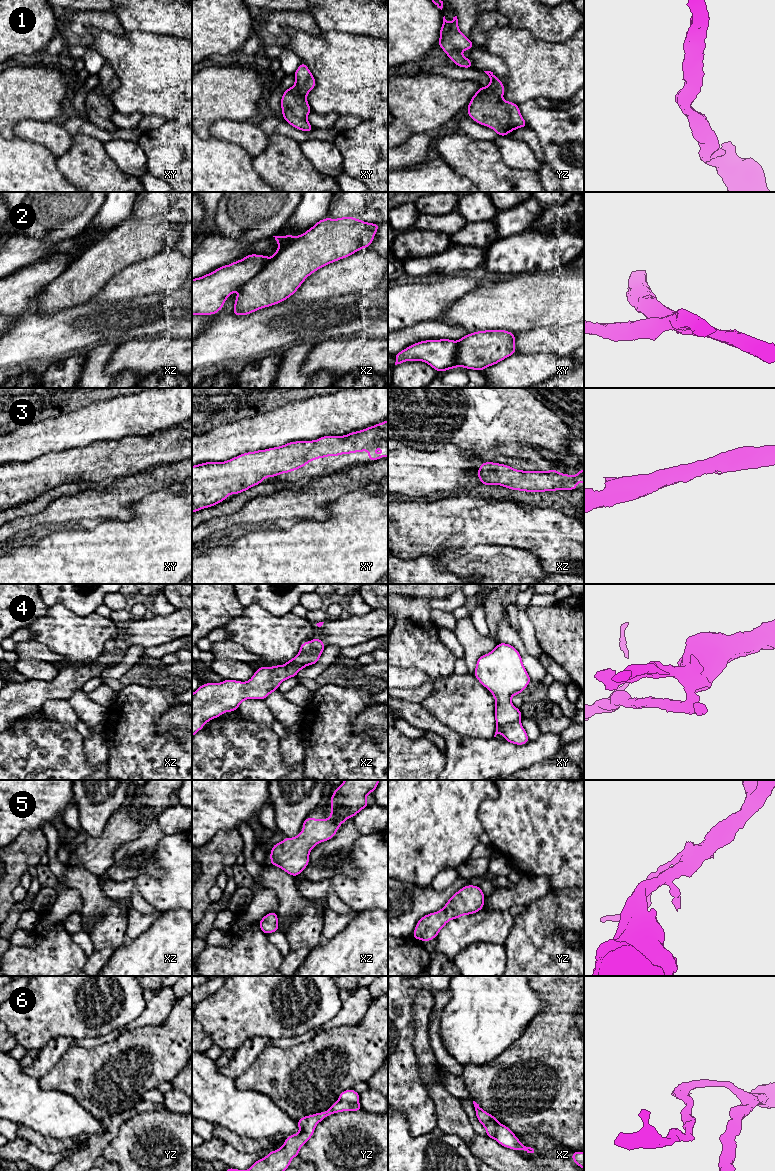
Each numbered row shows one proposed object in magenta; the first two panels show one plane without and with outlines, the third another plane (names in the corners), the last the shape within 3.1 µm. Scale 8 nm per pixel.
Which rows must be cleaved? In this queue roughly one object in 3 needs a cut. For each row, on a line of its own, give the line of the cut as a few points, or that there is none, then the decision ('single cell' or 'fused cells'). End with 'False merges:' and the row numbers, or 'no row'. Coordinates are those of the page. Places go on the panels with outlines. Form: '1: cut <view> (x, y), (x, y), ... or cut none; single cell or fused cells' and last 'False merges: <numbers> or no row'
1: cut none; single cell
2: cut xz (300, 235), (281, 248), (240, 288); fused cells
3: cut none; single cell
4: cut xz (317, 650), (300, 651); fused cells
5: cut none; single cell
6: cut yz (339, 1098), (358, 1104); fused cells
False merges: 2, 4, 6

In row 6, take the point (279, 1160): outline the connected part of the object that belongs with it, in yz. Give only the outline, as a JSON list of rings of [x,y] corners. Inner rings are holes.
[[[338,1099],[326,1112],[304,1116],[297,1121],[300,1131],[286,1137],[282,1147],[271,1151],[264,1158],[254,1162],[246,1171],[284,1171],[291,1160],[299,1155],[300,1148],[313,1136],[316,1125],[334,1113],[362,1111],[360,1104],[352,1104]]]

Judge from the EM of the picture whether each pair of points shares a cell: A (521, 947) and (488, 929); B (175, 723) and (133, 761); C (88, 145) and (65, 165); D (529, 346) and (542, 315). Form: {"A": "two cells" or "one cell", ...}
{"A": "two cells", "B": "two cells", "C": "one cell", "D": "two cells"}

